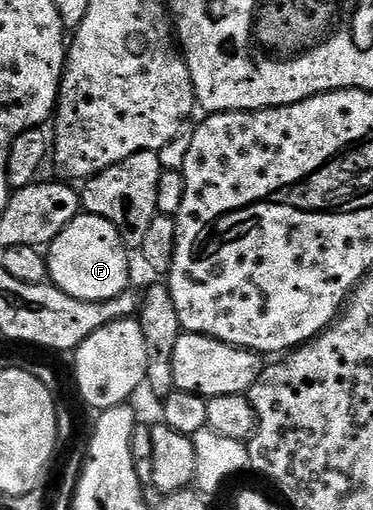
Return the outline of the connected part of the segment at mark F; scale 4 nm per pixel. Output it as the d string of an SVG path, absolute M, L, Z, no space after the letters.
M80 214L48 246L45 253L49 279L54 287L64 290L72 298L81 300L107 300L127 291L130 280L128 249L121 234L99 216Z

